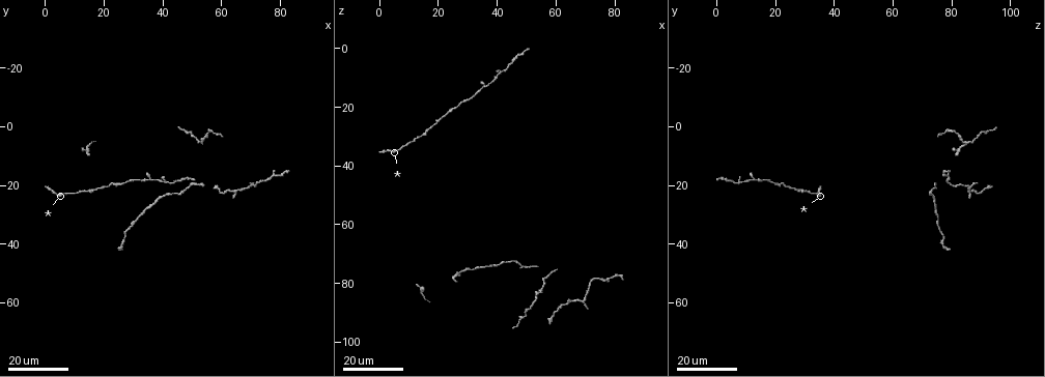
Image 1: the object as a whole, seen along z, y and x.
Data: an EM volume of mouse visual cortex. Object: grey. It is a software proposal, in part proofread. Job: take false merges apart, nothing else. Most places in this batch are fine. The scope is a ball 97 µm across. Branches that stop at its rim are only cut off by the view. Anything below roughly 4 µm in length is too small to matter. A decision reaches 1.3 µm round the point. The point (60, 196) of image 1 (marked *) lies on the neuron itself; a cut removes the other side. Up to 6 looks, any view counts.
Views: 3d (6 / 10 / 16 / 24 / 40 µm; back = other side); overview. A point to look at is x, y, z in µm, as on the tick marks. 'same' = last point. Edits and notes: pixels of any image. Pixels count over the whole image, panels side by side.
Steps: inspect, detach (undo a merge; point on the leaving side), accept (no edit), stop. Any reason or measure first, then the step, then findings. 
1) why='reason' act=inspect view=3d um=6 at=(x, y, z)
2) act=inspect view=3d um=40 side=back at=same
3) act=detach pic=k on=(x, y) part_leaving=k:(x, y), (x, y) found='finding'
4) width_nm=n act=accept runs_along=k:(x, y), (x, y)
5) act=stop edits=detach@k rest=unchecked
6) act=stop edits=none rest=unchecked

act=inspect view=3d um=16 at=(49, 20, 75)

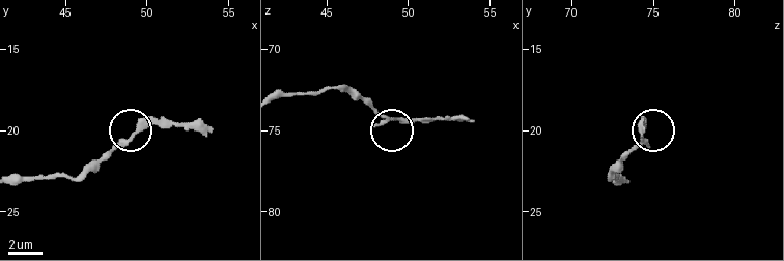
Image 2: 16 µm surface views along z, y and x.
act=inspect view=3d um=10 at=(49.0, 20.4, 74.4)

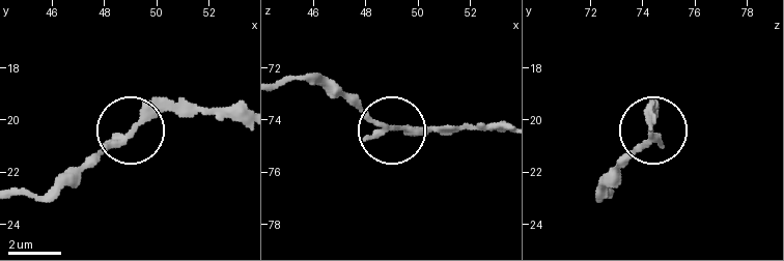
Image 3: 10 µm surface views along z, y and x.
arms=3 act=accept runs_along=3:(21, 196), (54, 194), (120, 136), (178, 97) found='all the same neuron'

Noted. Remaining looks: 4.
act=inspect view=3d um=16 at=(62, 21, 88)

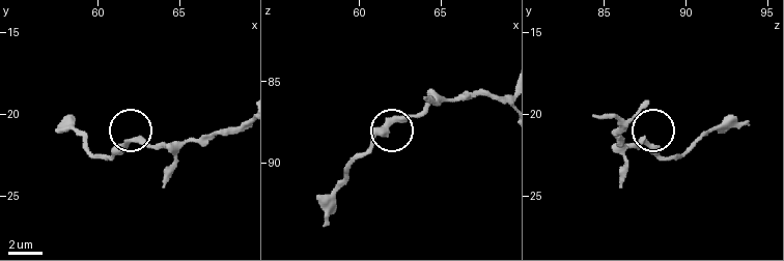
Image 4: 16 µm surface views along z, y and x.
why='closer look' act=inspect view=3d um=6 at=(62.3, 21.7, 87.3)

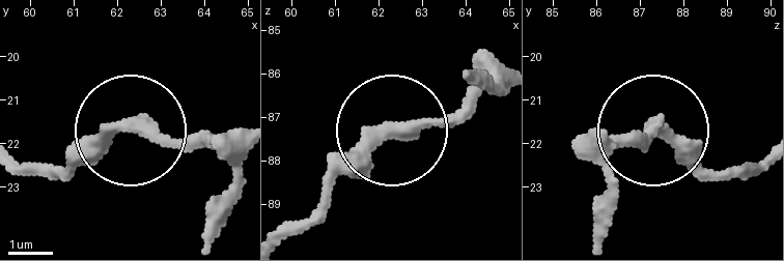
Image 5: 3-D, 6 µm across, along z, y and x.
act=accept found='all the same neuron'

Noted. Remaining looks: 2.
why='a narrow waist' act=inspect view=3d um=24 at=(53, 6, 86)

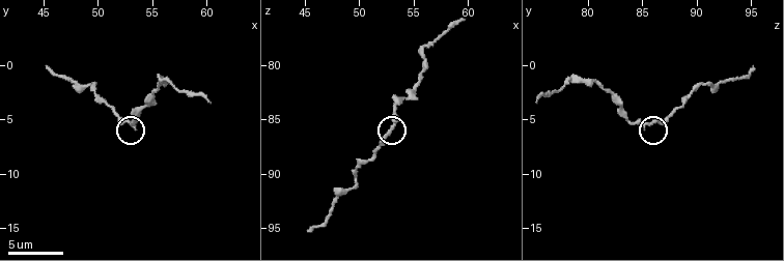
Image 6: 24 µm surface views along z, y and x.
why='closer look' act=inspect view=3d um=10 at=(53.0, 5.6, 85.8)

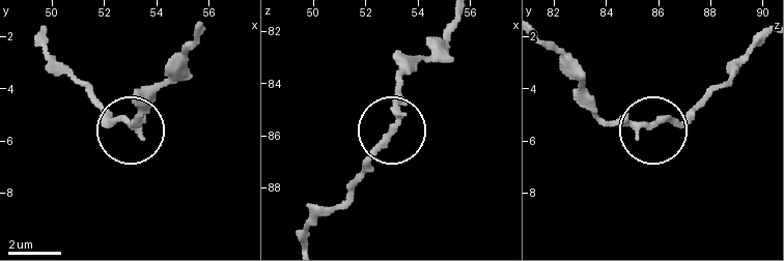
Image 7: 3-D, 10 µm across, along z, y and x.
act=accept found='continuous, no second neuron'

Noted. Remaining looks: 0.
act=stop edits=none rest=unchecked

